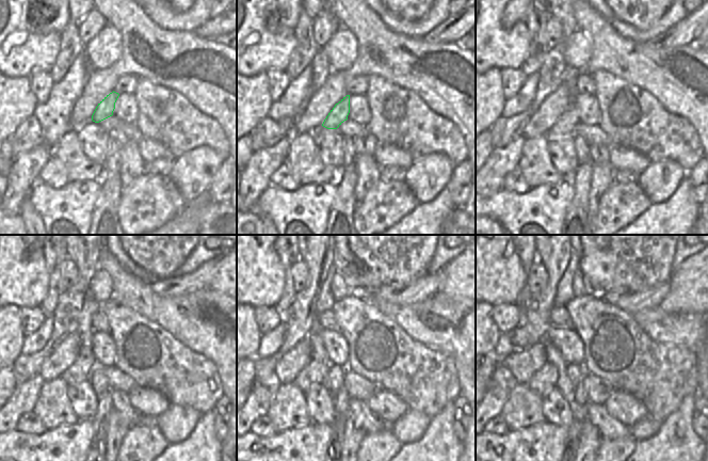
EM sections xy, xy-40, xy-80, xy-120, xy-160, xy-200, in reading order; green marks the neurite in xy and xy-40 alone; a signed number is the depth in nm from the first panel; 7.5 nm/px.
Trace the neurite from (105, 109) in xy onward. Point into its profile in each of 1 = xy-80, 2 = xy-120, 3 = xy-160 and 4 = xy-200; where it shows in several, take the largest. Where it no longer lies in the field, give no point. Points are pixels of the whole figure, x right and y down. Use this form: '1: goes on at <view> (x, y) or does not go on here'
1: goes on at xy-80 (564, 126)
2: goes on at xy-120 (85, 363)
3: goes on at xy-160 (314, 372)
4: goes on at xy-200 (545, 379)

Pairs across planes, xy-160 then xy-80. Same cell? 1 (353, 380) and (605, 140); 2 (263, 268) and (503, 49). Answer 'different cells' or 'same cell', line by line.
1: same cell
2: same cell

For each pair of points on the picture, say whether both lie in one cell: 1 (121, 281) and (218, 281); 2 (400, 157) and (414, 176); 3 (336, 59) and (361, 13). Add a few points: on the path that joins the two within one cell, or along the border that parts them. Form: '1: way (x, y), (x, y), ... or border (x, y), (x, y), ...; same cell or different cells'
1: border (208, 287), (225, 295); different cells
2: border (414, 161), (406, 169); different cells
3: border (339, 26), (346, 27), (355, 36), (357, 57); different cells

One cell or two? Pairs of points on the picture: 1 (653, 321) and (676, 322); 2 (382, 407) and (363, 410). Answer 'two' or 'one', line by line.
1: one
2: two

